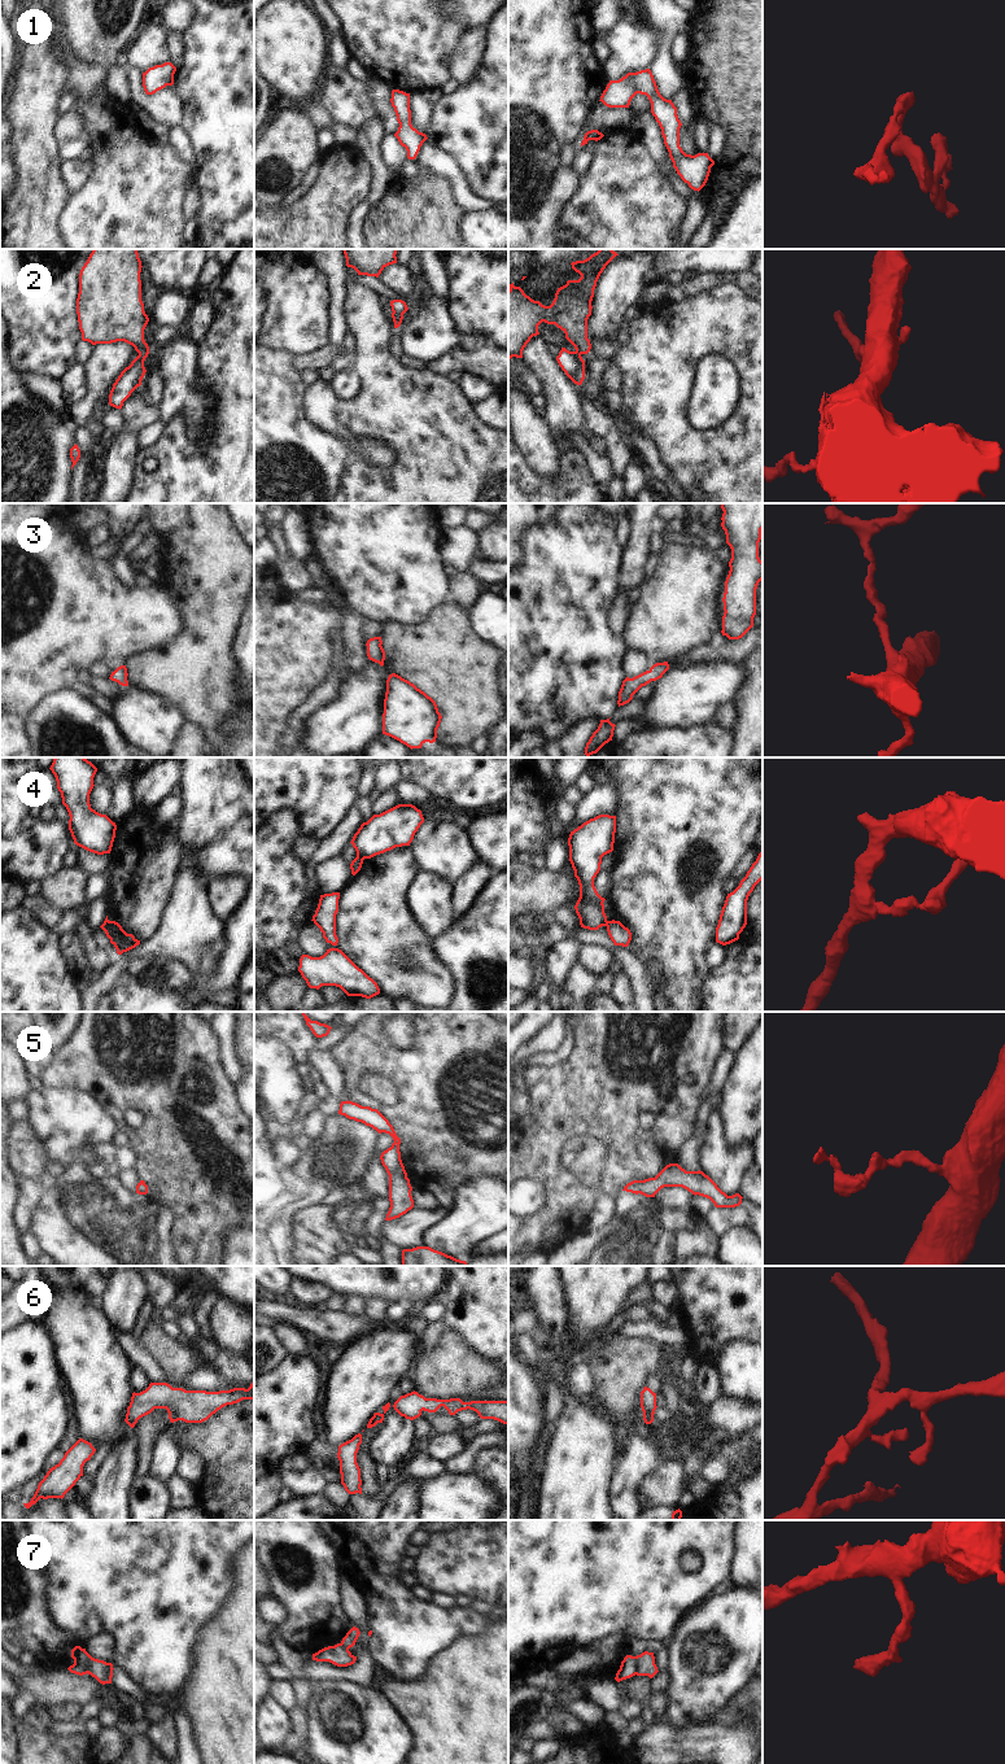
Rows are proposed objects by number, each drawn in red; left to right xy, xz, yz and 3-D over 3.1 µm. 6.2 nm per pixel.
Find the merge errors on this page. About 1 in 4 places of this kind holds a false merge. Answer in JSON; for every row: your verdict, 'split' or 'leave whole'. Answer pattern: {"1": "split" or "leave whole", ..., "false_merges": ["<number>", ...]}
{"1": "leave whole", "2": "split", "3": "leave whole", "4": "split", "5": "leave whole", "6": "leave whole", "7": "split", "false_merges": ["2", "4", "7"]}

